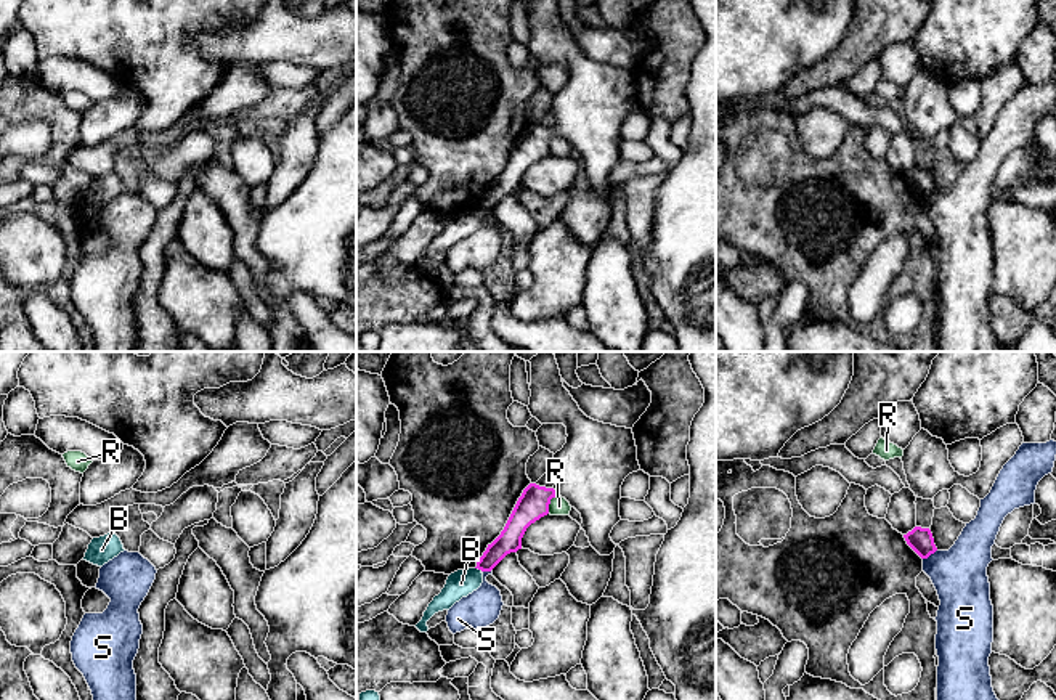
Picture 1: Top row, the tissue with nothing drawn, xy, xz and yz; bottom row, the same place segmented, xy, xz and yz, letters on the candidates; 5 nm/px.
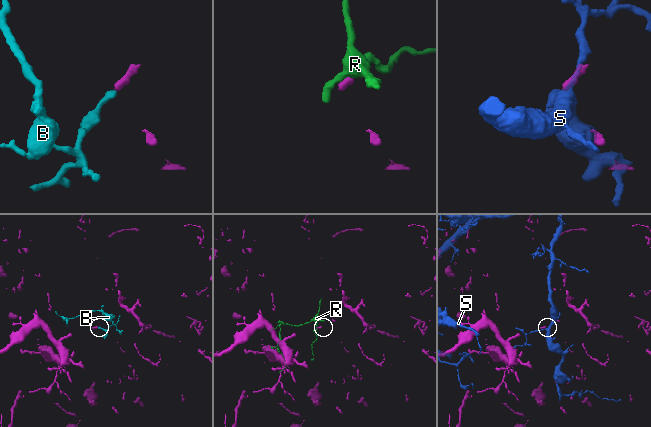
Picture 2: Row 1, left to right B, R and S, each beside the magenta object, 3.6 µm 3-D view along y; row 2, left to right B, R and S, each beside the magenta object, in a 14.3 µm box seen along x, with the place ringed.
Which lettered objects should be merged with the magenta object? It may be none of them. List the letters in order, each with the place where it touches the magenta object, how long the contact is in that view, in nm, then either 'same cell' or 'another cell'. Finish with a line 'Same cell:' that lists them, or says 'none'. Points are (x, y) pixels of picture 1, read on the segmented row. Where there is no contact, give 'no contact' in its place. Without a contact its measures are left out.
B: meets magenta in xz at (479, 569); contact 40 nm long; another cell
R: meets magenta in xz at (549, 503); contact 110 nm long; another cell
S: meets magenta in yz at (930, 554); contact 90 nm long; another cell
Same cell: none

